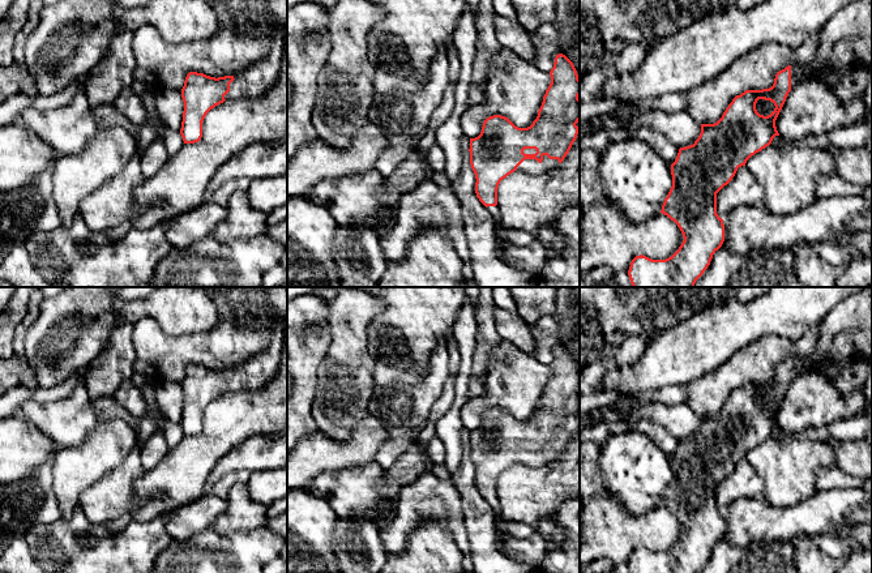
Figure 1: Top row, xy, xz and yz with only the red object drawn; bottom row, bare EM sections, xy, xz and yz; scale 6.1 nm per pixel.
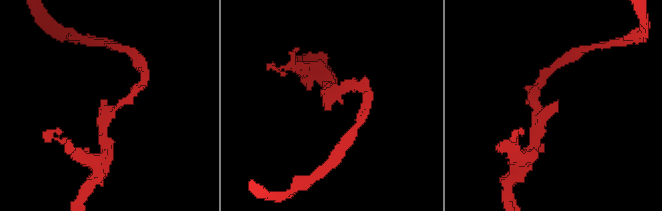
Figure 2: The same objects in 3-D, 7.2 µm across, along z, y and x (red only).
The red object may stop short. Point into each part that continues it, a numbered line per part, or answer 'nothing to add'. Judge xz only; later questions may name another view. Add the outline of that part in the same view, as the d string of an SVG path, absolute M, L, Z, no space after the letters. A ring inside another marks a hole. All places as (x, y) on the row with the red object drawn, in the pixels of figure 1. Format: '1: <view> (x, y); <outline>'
1: xz (530, 166); M543 155L543 161L539 163L535 159L525 159L517 170L523 171L529 175L542 175L548 170L555 168L559 164L557 159L550 159L547 155Z

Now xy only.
1: xy (259, 77); M279 31L272 43L270 52L260 61L252 63L245 69L234 74L226 101L252 99L269 91L279 74L283 56L283 34Z

